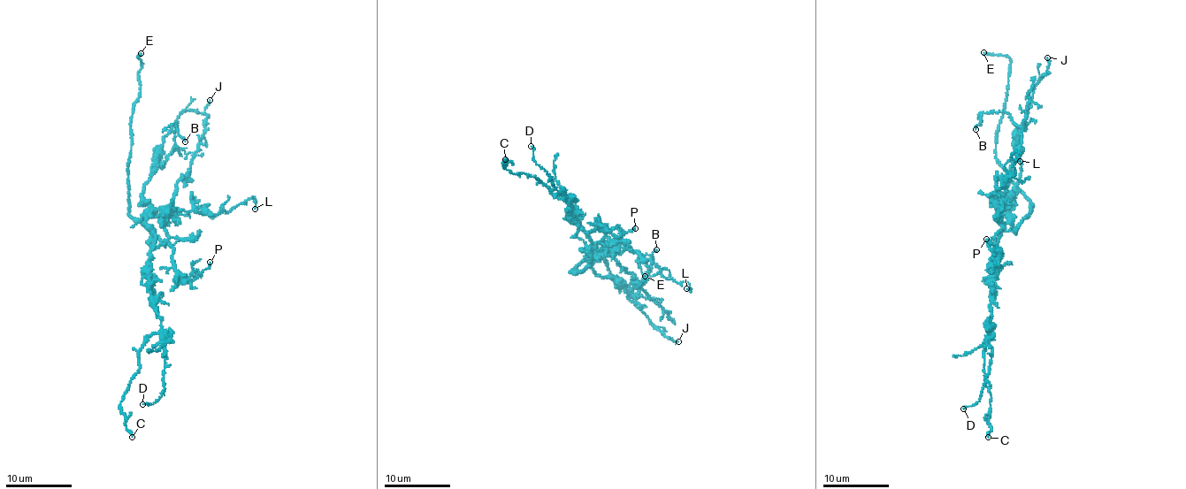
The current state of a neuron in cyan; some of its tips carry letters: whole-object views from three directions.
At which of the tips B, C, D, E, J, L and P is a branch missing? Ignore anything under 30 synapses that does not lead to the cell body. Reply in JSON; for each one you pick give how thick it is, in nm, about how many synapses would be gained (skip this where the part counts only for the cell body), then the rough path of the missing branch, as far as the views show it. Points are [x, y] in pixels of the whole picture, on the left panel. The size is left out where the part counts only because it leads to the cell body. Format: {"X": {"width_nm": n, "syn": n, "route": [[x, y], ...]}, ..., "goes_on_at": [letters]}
{"E": {"width_nm": 220}, "goes_on_at": ["E"]}

